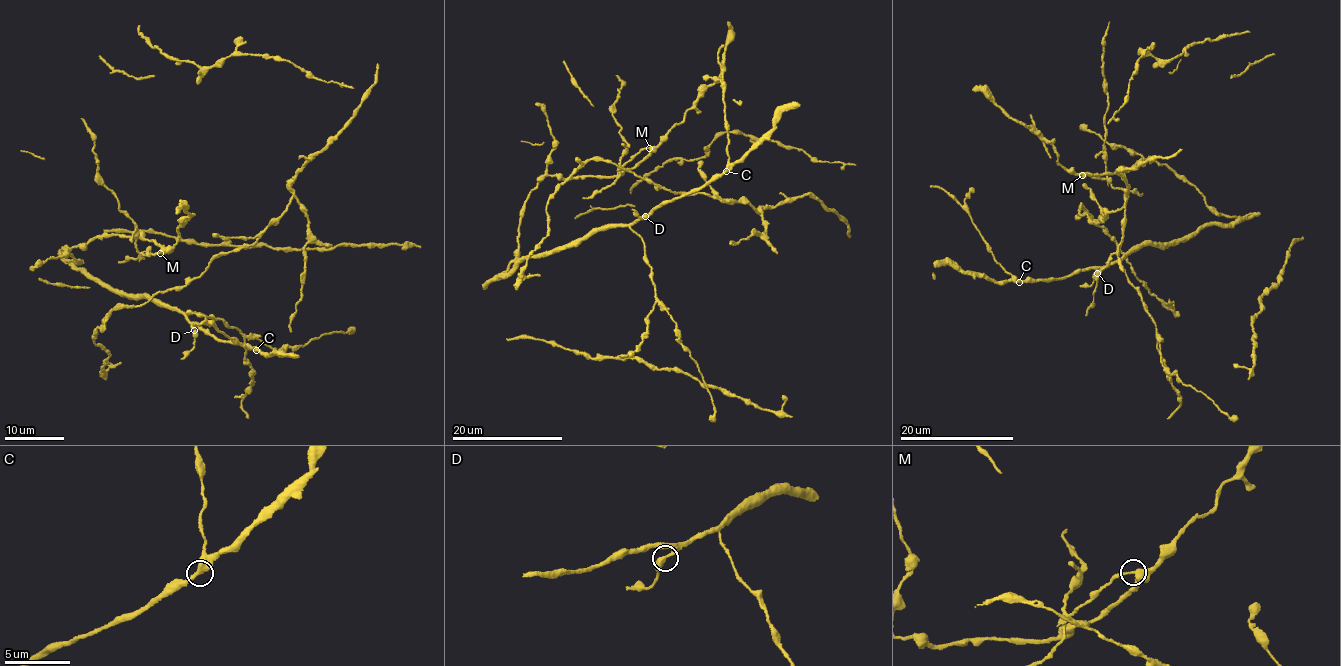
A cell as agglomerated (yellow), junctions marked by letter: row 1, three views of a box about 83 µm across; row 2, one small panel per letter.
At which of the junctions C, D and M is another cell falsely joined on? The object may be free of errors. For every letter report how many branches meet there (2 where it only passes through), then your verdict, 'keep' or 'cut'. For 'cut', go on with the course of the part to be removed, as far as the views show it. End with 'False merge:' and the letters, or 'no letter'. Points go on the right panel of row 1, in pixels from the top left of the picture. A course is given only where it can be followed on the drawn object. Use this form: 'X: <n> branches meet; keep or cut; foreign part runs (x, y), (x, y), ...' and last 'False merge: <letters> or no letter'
C: 2 branches meet; keep
D: 2 branches meet; keep
M: 2 branches meet; cut; foreign part runs (1082, 174), (1107, 177), (1104, 115), (1108, 105), (1103, 39), (1109, 21)
False merge: M

